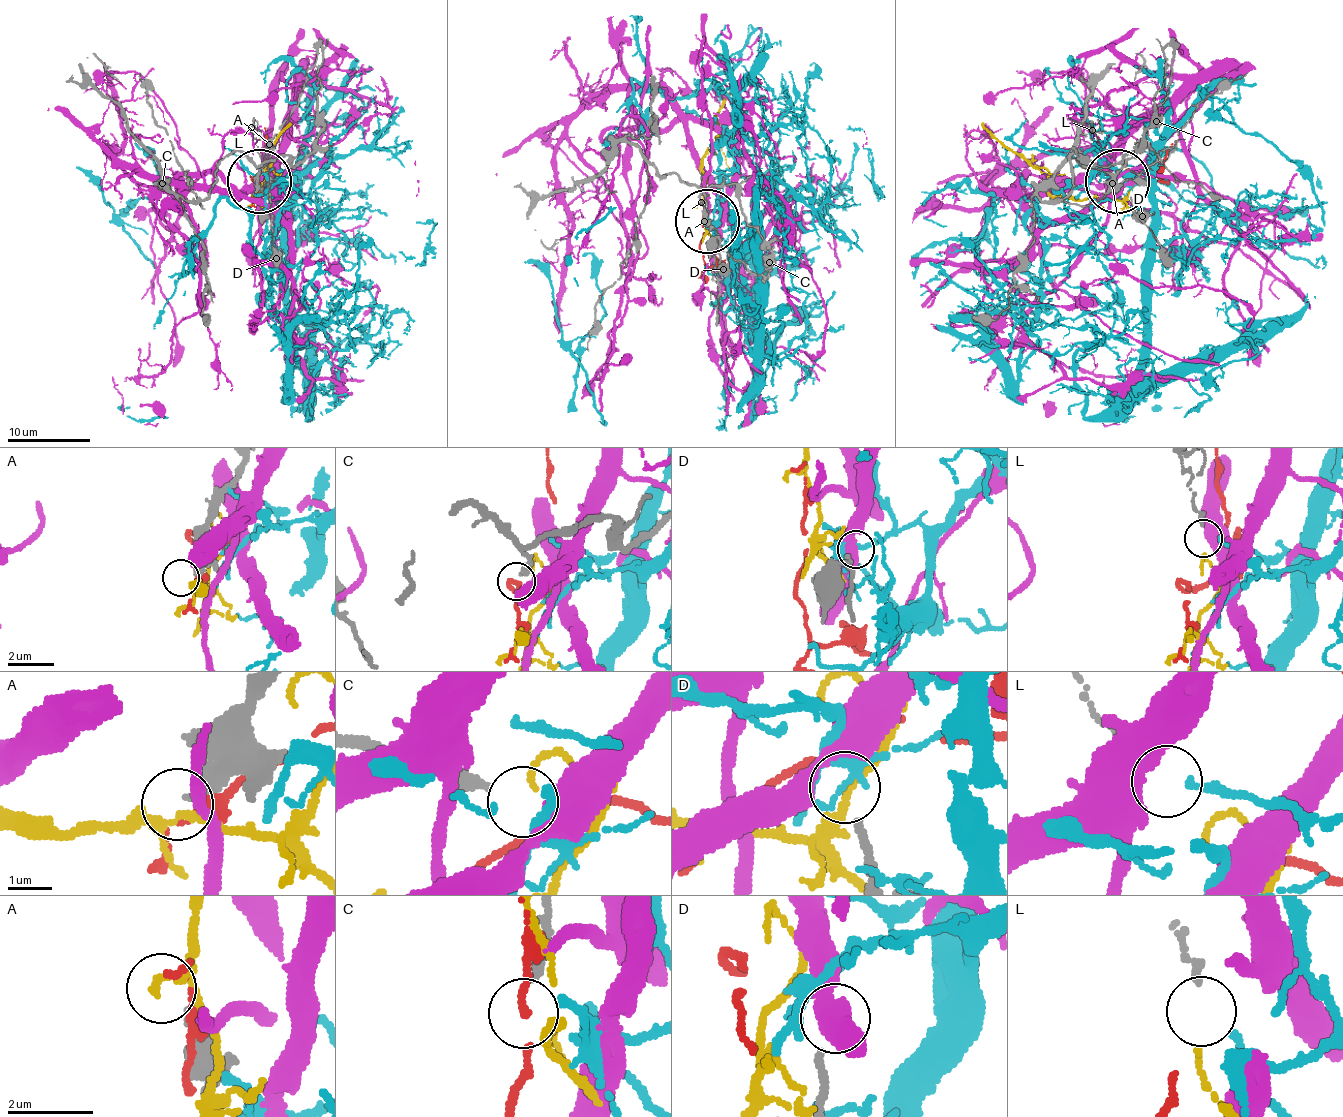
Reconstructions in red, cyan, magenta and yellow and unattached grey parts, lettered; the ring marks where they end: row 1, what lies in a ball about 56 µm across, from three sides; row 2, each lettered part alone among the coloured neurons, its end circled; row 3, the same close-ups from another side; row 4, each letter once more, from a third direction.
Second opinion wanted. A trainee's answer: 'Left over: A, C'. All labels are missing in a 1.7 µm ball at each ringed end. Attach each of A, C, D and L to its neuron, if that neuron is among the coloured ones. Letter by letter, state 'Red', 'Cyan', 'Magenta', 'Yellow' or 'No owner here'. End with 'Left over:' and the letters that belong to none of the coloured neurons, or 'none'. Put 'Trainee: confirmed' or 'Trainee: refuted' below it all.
A: No owner here
C: Red
D: Magenta
L: Cyan
Left over: A
Trainee: refuted

